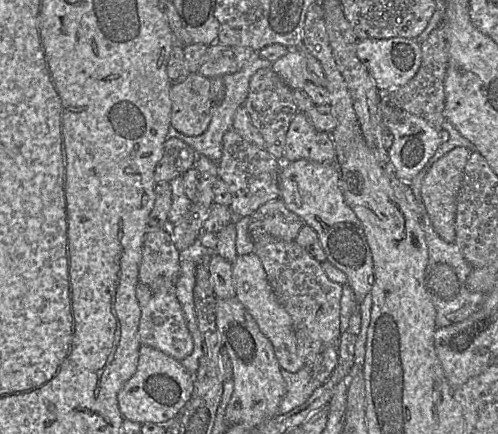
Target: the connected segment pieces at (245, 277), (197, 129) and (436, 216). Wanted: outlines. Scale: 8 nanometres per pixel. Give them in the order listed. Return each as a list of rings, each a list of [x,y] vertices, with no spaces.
[[[252,252],[250,254],[237,255],[232,266],[232,275],[235,297],[256,321],[261,332],[271,341],[280,367],[290,373],[299,371],[305,366],[305,362],[297,354],[292,318],[278,302],[257,254]]]
[[[198,73],[171,87],[171,126],[186,136],[203,134],[211,121],[211,79]]]
[[[456,147],[439,158],[426,173],[421,186],[421,196],[426,211],[437,234],[446,242],[455,242],[457,197],[463,180],[463,172],[470,156],[469,149]]]

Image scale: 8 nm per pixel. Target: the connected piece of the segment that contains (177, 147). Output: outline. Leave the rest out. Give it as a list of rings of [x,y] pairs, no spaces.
[[[167,138],[163,146],[163,155],[154,171],[155,184],[170,182],[182,176],[194,166],[197,153],[184,141],[178,138]]]

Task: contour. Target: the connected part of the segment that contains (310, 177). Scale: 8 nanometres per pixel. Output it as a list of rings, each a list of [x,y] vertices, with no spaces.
[[[307,159],[285,162],[279,173],[279,188],[286,207],[316,231],[326,260],[345,273],[359,305],[372,288],[373,257],[360,220],[344,200],[337,165]]]

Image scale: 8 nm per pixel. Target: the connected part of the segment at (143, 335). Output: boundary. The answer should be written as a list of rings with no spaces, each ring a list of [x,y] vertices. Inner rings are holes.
[[[139,282],[136,297],[141,309],[138,328],[141,345],[153,347],[178,361],[189,356],[193,352],[194,342],[187,327],[182,306],[176,296],[176,287],[155,292],[149,286]]]

